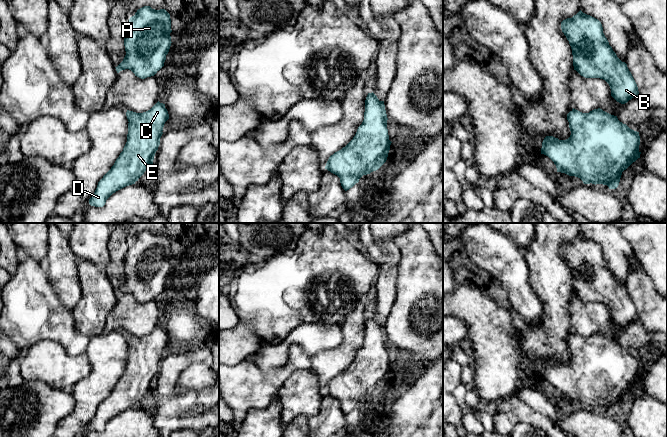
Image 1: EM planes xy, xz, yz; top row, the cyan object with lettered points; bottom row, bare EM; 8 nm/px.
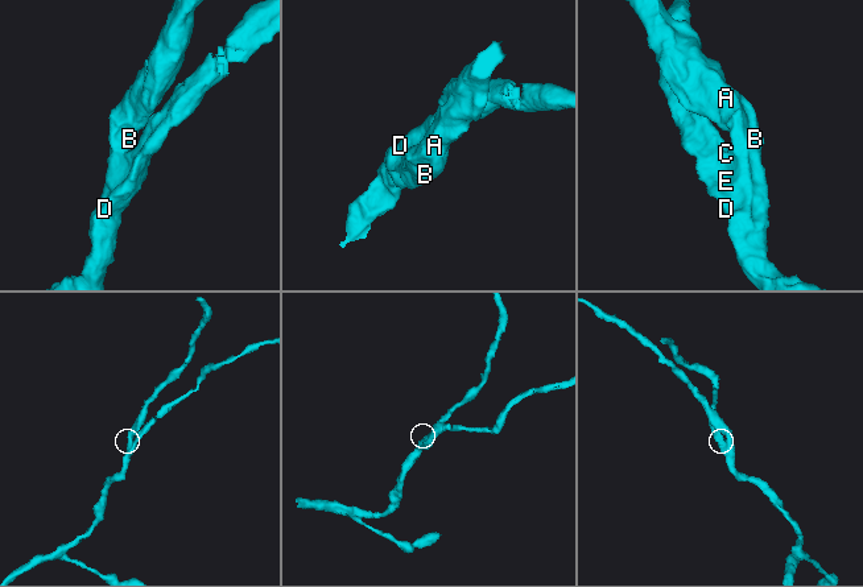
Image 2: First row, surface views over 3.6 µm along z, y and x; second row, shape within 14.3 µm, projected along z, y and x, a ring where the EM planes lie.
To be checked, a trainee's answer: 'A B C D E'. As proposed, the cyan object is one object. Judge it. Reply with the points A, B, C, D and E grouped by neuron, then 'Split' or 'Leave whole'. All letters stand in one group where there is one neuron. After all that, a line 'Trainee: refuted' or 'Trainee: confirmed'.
Groups: A B C D E. Leave whole
Trainee: confirmed

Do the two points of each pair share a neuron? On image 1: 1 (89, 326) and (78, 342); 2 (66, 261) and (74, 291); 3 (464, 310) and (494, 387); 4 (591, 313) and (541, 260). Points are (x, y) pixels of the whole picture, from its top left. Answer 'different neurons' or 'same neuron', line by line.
1: different neurons
2: same neuron
3: same neuron
4: different neurons

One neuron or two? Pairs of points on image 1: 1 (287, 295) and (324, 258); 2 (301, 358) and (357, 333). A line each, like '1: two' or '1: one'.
1: one
2: two

